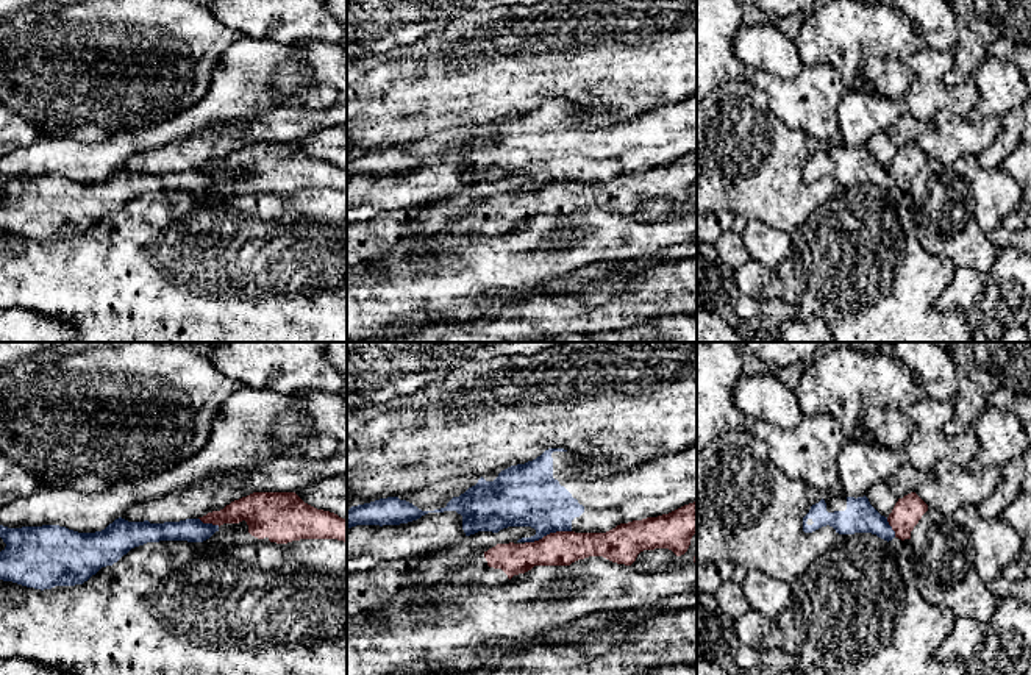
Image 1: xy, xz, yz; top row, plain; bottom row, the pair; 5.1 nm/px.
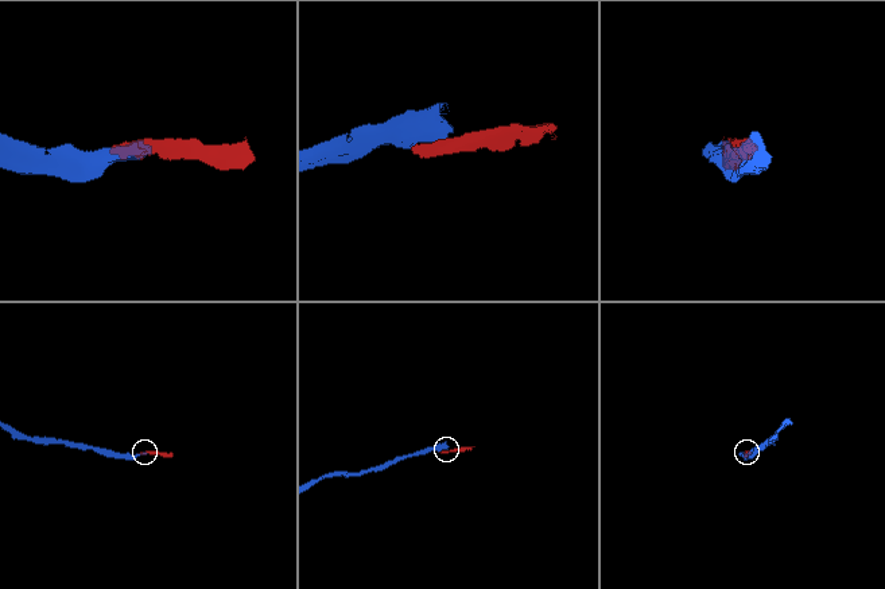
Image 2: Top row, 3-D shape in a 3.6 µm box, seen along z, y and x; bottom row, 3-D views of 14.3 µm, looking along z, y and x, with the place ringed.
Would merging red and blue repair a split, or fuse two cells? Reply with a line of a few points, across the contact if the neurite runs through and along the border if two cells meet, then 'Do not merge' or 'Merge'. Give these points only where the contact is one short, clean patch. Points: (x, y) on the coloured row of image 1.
Line: xz (570, 530), (550, 532), (525, 542). Do not merge

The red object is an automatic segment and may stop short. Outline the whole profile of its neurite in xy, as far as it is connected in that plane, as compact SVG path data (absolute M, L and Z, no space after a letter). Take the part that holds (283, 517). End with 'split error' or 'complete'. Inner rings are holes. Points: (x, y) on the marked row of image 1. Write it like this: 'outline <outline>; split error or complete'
outline M253 492L198 519L219 527L237 525L231 530L219 530L203 541L220 547L287 544L300 539L347 542L347 519L305 503L295 492Z; split error

